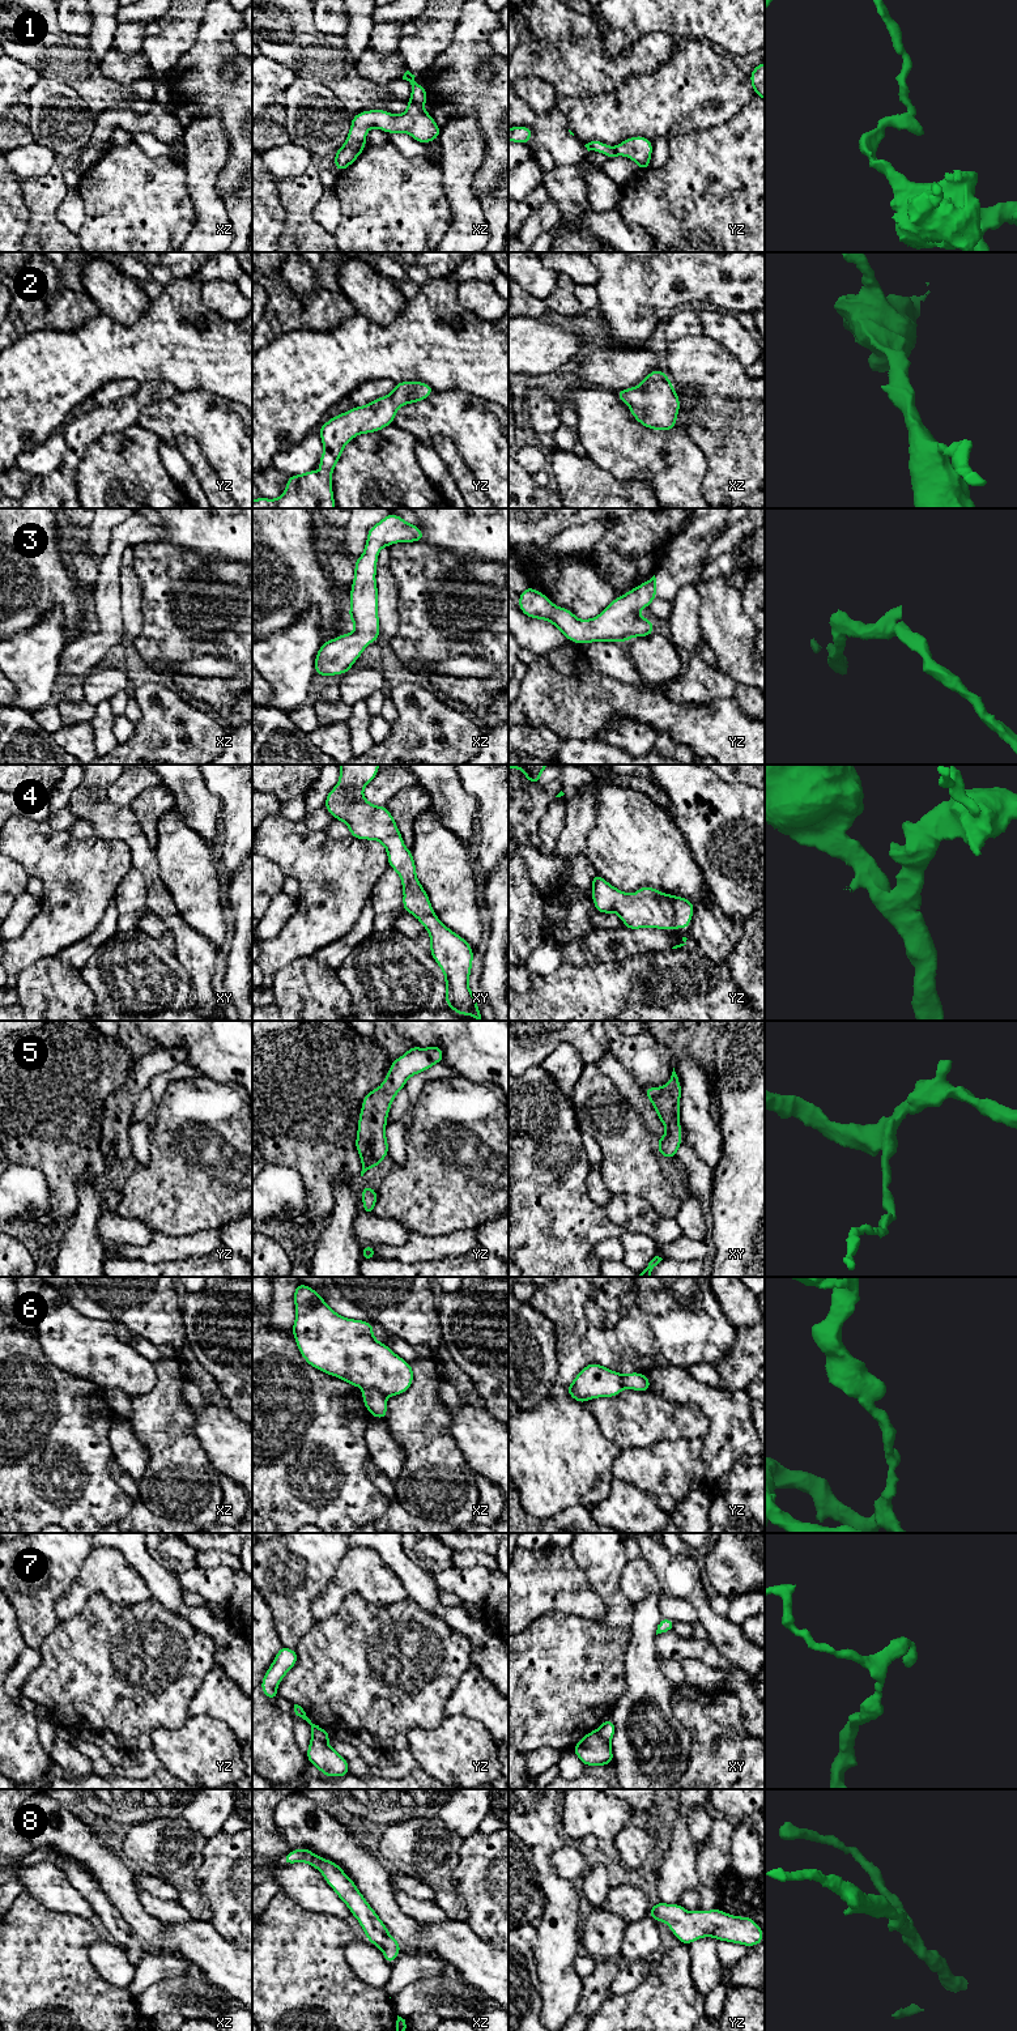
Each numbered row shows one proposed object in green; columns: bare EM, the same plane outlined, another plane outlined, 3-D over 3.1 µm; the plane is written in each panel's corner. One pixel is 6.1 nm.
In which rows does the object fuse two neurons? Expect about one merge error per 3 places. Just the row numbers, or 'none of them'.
1, 6, 7

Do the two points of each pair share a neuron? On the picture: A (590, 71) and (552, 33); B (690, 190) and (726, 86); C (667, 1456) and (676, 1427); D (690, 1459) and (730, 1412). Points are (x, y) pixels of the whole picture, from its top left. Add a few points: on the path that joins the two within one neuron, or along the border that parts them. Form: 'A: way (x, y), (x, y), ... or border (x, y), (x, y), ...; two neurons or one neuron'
A: way (579, 64), (558, 43); one neuron
B: border (737, 113), (722, 124), (681, 133); two neurons
C: border (701, 1438), (662, 1439), (642, 1447); two neurons
D: border (701, 1439), (706, 1474); two neurons

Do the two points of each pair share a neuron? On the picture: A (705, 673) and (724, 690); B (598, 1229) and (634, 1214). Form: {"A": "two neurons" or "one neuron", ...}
{"A": "one neuron", "B": "two neurons"}

